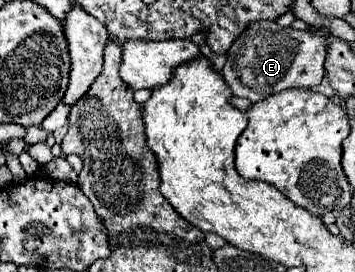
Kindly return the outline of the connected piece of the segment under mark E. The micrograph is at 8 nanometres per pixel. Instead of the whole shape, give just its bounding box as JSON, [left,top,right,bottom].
[221,21,331,103]

